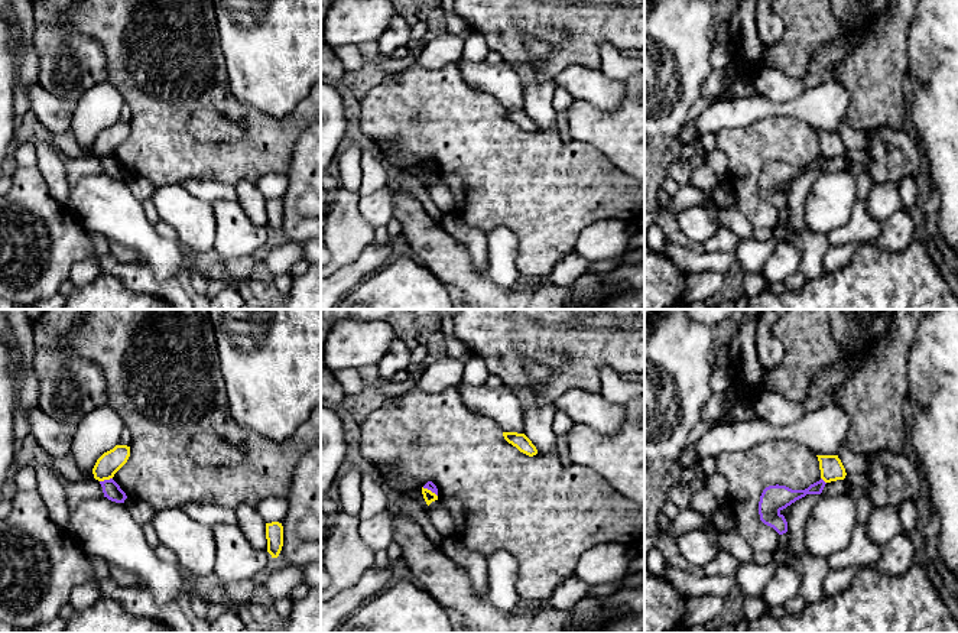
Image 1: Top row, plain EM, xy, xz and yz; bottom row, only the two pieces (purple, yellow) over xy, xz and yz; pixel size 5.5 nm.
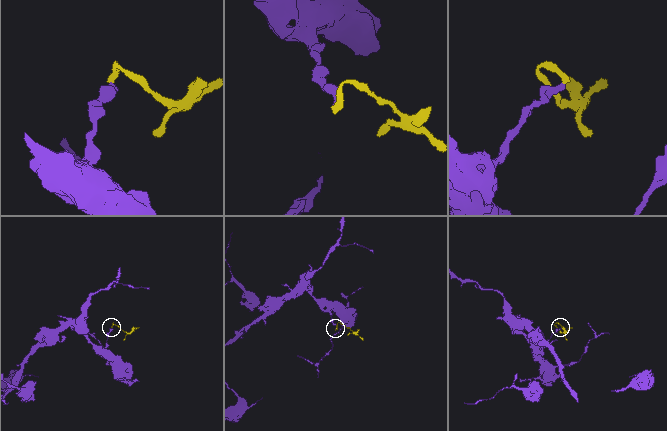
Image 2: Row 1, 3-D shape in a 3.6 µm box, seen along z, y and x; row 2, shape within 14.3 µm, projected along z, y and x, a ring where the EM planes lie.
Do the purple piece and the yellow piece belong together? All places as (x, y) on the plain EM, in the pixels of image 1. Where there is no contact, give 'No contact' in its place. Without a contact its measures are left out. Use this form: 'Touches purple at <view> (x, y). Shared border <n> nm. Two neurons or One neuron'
Touches purple at xy (106, 156). Shared border 80 nm. Two neurons

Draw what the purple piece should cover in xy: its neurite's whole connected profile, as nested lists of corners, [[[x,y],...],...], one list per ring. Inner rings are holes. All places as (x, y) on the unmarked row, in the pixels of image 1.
[[[113,156],[100,158],[103,163],[104,173],[116,179],[124,179],[127,175],[126,169],[120,165],[120,162]]]

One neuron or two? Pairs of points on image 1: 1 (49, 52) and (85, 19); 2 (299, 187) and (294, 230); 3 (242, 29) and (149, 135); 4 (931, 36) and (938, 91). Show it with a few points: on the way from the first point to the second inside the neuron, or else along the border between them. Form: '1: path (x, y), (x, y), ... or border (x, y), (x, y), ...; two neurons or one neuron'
1: border (61, 15), (68, 31), (87, 33), (103, 46); two neurons
2: path (291, 197), (291, 220); one neuron
3: border (216, 18), (216, 29), (223, 54); two neurons
4: path (935, 49), (938, 78); one neuron

